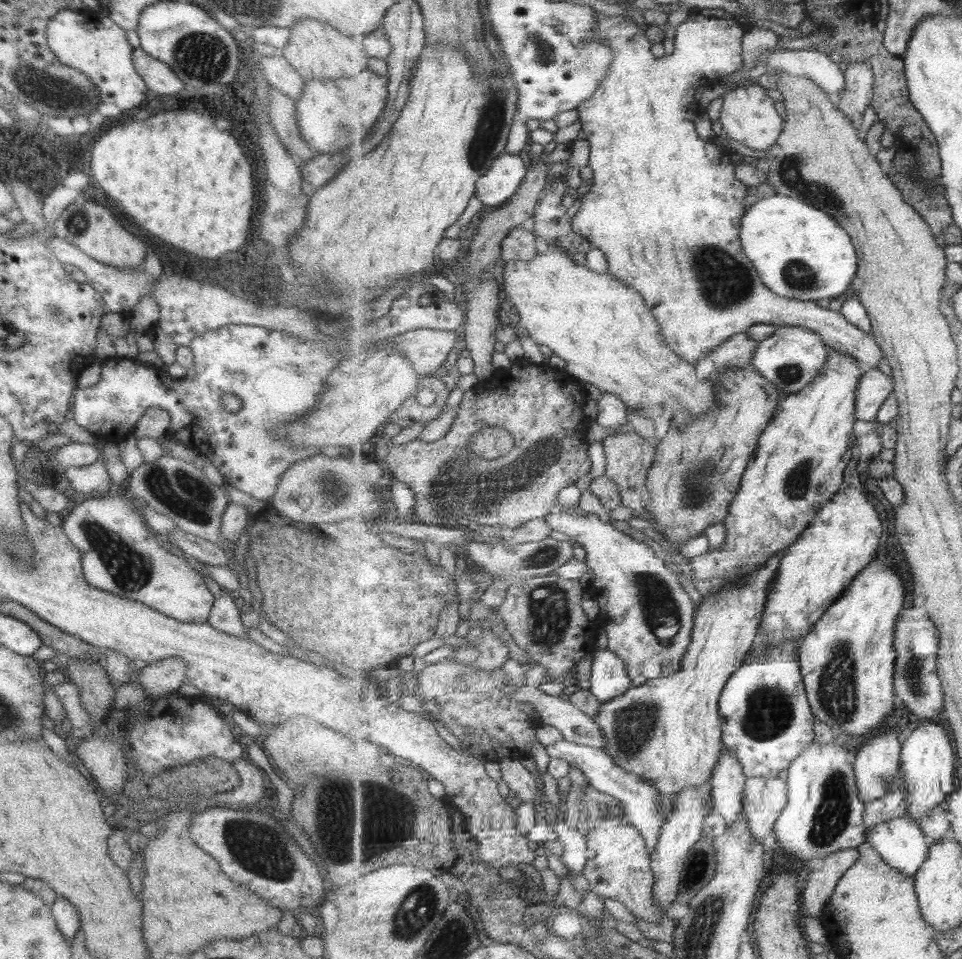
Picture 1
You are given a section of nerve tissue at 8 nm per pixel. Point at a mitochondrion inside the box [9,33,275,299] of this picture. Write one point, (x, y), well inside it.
(44, 89)

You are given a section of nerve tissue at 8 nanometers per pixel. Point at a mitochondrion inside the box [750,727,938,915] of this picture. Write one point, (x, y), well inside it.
(831, 818)

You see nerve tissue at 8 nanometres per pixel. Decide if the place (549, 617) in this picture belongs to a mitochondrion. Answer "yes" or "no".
yes

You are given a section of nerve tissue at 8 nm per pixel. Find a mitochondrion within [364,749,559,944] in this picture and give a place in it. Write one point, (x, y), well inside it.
(407, 925)

